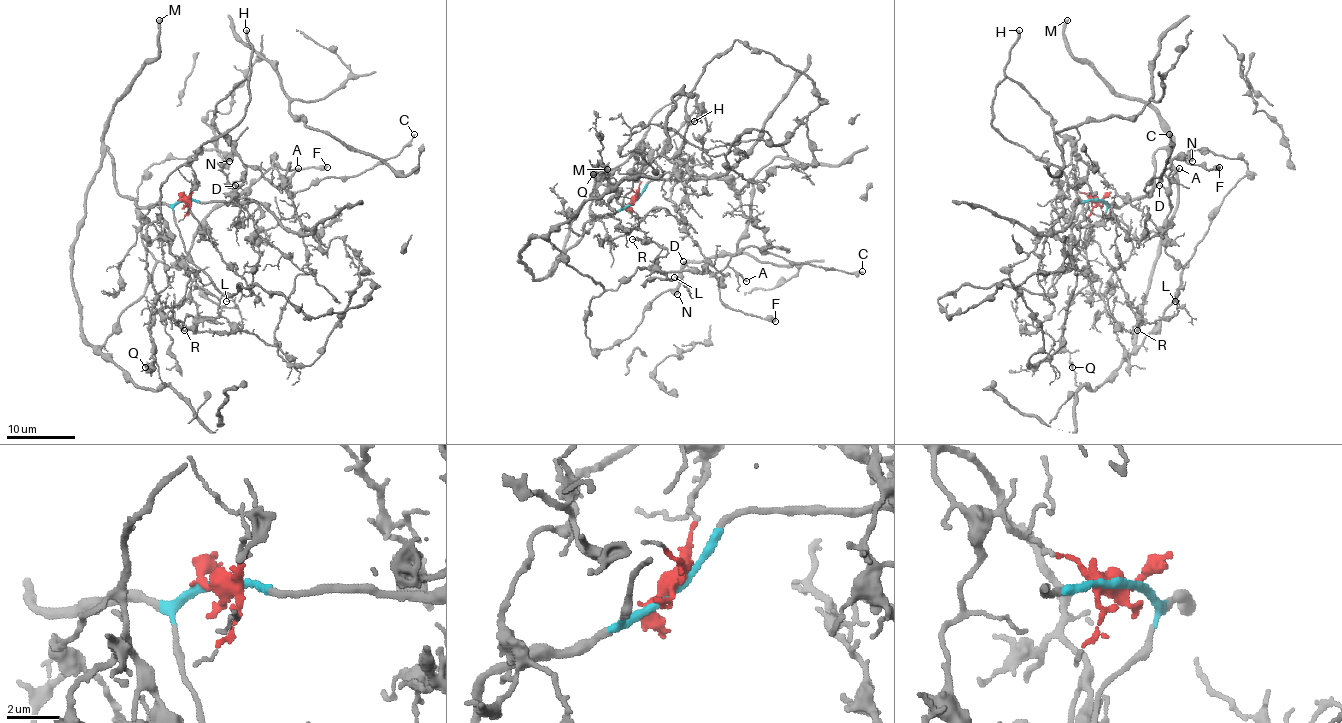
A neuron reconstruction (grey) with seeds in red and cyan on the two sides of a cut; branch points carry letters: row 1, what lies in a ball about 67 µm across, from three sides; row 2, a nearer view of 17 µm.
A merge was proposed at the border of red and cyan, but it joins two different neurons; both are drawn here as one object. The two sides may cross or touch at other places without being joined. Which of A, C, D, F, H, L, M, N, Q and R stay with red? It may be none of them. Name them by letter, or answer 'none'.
H, L, Q, R

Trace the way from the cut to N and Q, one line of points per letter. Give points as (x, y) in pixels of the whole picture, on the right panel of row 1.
N: (1098, 200), (1143, 197), (1168, 153), (1177, 211), (1136, 346), (1247, 173), (1238, 158), (1192, 161)
Q: (1096, 200), (1049, 166), (1088, 221), (1088, 282), (1061, 337), (1072, 366)

